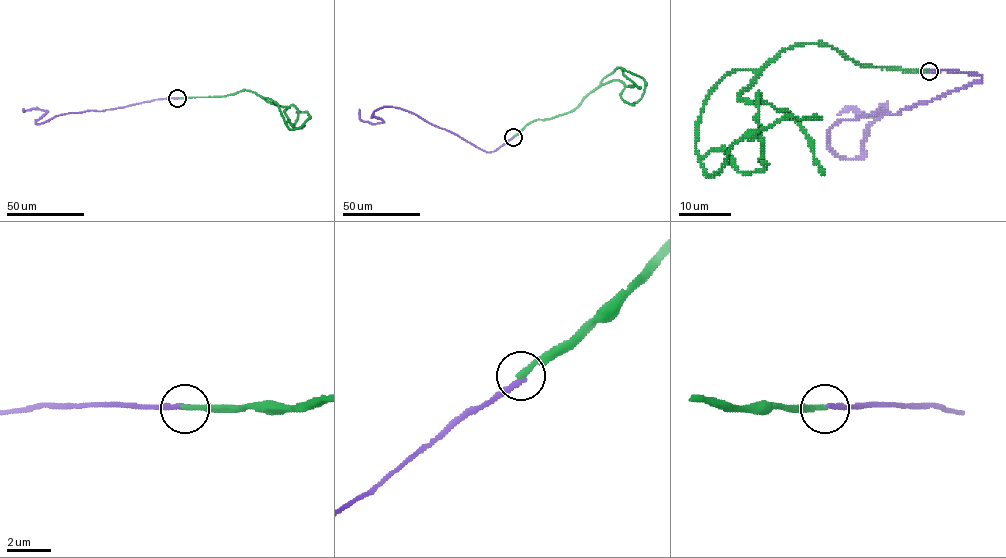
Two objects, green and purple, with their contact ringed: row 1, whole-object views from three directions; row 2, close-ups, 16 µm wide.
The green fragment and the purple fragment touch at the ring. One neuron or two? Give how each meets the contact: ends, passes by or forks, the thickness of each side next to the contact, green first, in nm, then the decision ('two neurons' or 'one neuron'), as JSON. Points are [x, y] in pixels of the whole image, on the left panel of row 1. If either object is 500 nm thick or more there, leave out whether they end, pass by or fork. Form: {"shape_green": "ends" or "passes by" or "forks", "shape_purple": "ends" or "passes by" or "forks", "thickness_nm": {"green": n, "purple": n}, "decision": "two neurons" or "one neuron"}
{"shape_green": "ends", "shape_purple": "ends", "thickness_nm": {"green": 240, "purple": 200}, "decision": "two neurons"}

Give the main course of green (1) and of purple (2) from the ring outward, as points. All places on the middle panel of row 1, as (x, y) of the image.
1: (513, 137), (534, 121), (571, 112), (617, 68), (636, 74), (645, 82), (643, 95), (632, 104)
2: (513, 137), (487, 152), (408, 111), (383, 107), (371, 117), (383, 122), (370, 123), (360, 119), (359, 109)

